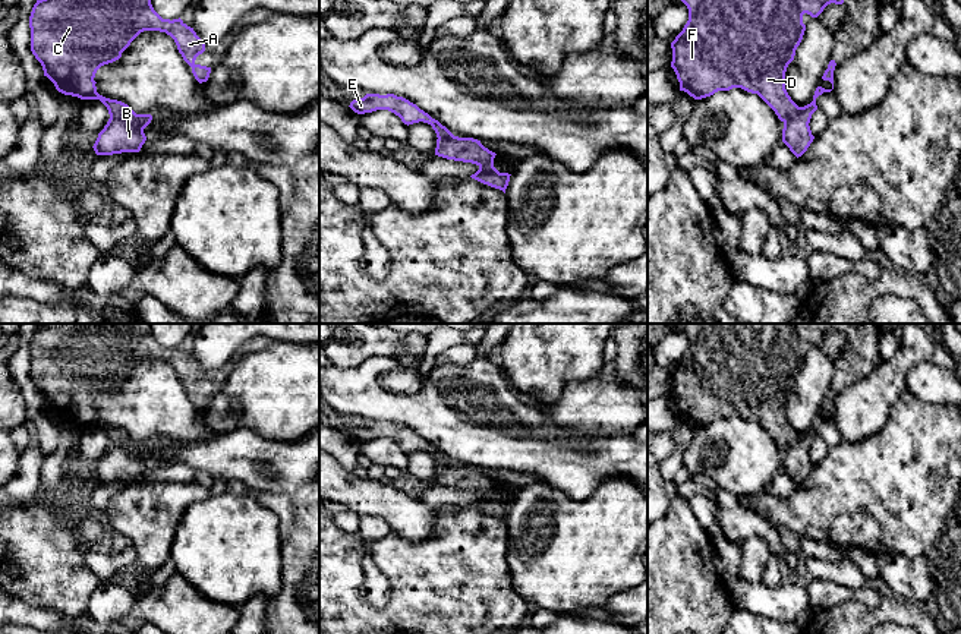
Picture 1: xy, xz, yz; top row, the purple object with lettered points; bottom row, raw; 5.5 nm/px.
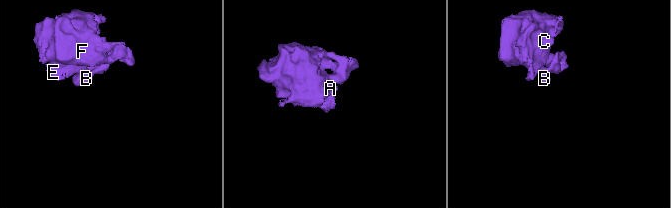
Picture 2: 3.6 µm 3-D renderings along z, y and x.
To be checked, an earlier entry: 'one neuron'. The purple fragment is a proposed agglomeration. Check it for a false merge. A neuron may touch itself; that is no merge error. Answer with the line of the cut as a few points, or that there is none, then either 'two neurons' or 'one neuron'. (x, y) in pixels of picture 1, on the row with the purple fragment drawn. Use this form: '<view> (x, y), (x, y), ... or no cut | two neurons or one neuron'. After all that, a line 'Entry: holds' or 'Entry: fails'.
no cut | one neuron
Entry: holds

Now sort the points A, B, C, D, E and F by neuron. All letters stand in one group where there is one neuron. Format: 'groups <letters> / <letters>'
groups A B C D E F

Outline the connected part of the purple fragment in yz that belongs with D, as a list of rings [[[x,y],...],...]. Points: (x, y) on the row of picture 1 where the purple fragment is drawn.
[[[681,0],[689,9],[689,20],[671,42],[672,61],[680,91],[694,100],[713,95],[718,91],[741,88],[757,94],[784,123],[782,142],[798,158],[815,136],[810,130],[812,114],[817,110],[816,98],[834,89],[835,60],[831,60],[822,79],[832,83],[831,89],[817,86],[813,101],[798,107],[785,89],[785,72],[794,60],[806,25],[803,15],[817,18],[831,4],[844,0]]]

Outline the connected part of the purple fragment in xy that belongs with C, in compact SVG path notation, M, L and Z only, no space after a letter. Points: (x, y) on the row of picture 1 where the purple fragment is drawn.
M37 0L29 16L29 28L31 51L56 89L81 100L100 100L107 107L110 119L92 146L97 155L139 152L146 141L144 129L152 116L136 114L127 104L100 95L94 81L97 70L119 60L141 32L160 31L170 35L199 83L207 82L211 73L211 67L195 63L205 51L205 42L193 28L180 18L163 19L151 0Z

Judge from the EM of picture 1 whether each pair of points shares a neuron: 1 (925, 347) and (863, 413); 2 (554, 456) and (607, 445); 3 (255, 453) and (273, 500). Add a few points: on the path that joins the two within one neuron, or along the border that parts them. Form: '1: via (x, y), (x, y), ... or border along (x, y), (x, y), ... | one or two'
1: via (907, 359), (873, 396) | one
2: via (567, 456), (594, 456) | one
3: border along (261, 491), (283, 494), (295, 504), (303, 507) | two

